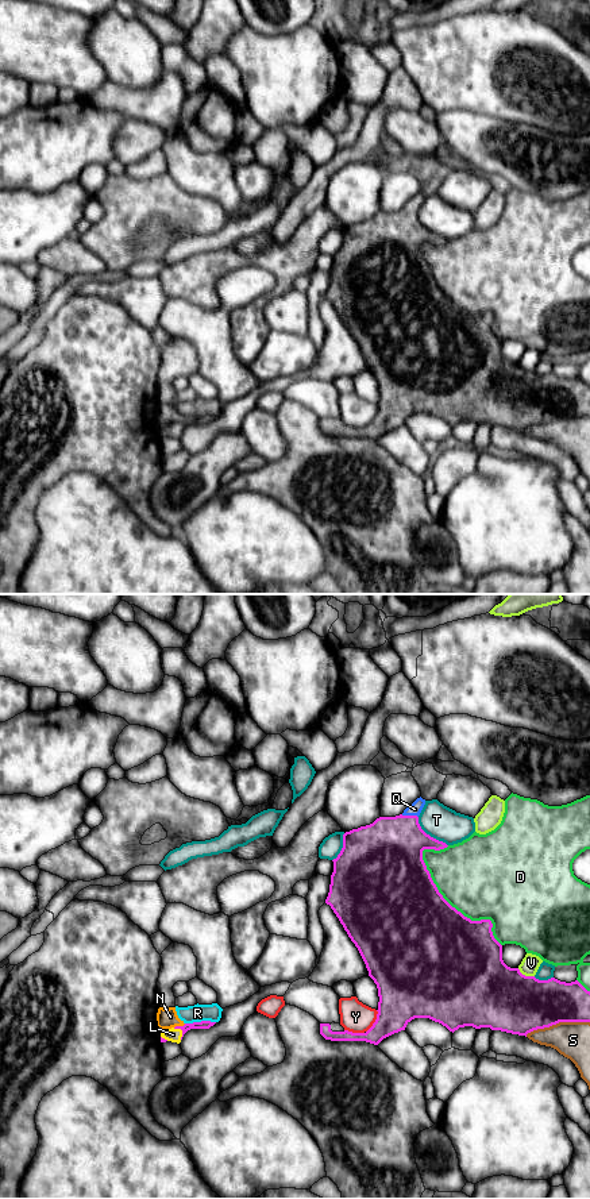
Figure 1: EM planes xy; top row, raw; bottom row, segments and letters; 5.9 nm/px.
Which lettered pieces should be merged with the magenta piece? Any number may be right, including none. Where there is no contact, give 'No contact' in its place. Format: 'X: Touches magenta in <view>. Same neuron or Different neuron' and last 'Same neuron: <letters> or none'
D: Touches magenta in xy. Different neuron
L: Touches magenta in xy. Same neuron
N: Touches magenta in xy. Different neuron
Q: Touches magenta in xy. Same neuron
R: Touches magenta in xy. Different neuron
S: Touches magenta in xy. Different neuron
T: Touches magenta in xy. Different neuron
V: Touches magenta in xy. Different neuron
Y: Touches magenta in xy. Different neuron
Same neuron: L, Q

